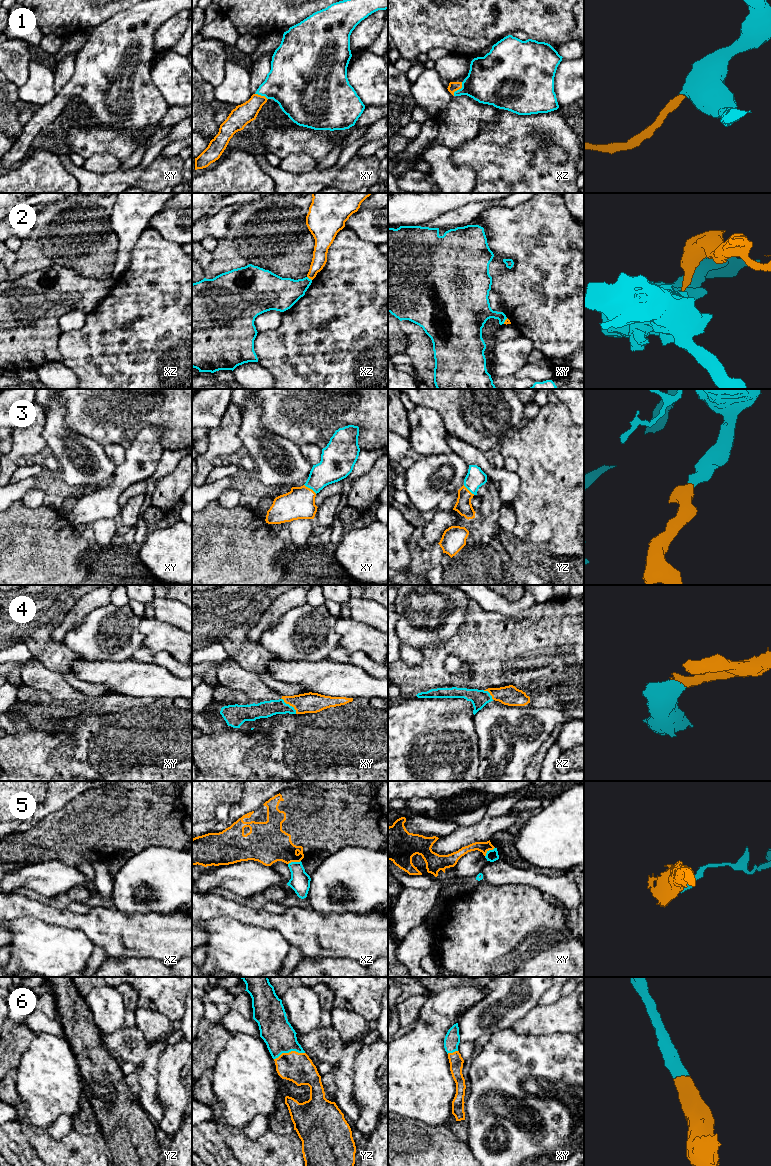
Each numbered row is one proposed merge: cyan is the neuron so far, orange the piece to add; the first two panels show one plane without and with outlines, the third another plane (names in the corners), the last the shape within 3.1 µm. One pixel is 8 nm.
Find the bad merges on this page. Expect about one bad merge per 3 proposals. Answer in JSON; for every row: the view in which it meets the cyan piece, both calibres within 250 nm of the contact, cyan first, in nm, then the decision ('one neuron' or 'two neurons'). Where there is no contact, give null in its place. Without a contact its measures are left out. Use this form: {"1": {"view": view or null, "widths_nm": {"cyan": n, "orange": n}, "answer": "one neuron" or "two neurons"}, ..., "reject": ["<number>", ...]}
{"1": {"view": "xz", "widths_nm": {"cyan": 360, "orange": 80}, "answer": "one neuron"}, "2": {"view": "xz", "widths_nm": {"cyan": 260, "orange": 120}, "answer": "two neurons"}, "3": {"view": "xy", "widths_nm": {"cyan": 240, "orange": 240}, "answer": "one neuron"}, "4": {"view": "xy", "widths_nm": {"cyan": 130, "orange": 160}, "answer": "one neuron"}, "5": {"view": "xz", "widths_nm": {"cyan": 160, "orange": 300}, "answer": "two neurons"}, "6": {"view": "yz", "widths_nm": {"cyan": 260, "orange": 240}, "answer": "one neuron"}, "reject": ["2", "5"]}

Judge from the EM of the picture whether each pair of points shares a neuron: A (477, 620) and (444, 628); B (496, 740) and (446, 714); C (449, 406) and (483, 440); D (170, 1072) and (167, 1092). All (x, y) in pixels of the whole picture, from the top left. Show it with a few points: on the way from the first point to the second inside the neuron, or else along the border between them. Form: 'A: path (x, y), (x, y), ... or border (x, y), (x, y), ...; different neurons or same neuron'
A: border (468, 601), (465, 622), (445, 640); different neurons
B: border (473, 715), (473, 725), (477, 736), (479, 753); different neurons
C: path (458, 415), (467, 428), (471, 428), (474, 431); same neuron
D: path (169, 1077), (169, 1087); same neuron

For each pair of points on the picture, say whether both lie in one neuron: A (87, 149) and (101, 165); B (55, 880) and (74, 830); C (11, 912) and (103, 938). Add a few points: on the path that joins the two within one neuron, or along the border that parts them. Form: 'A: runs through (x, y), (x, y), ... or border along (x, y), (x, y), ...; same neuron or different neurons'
A: border along (115, 156), (109, 153), (94, 153), (84, 159); different neurons
B: border along (38, 862), (61, 860), (74, 866); different neurons
C: runs through (34, 910), (42, 911), (51, 916), (80, 922); same neuron

